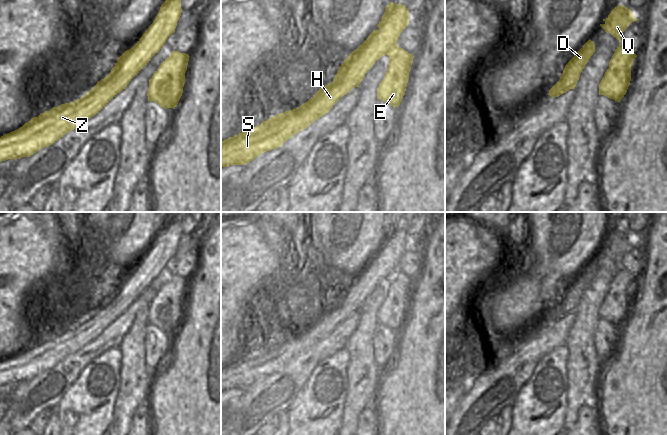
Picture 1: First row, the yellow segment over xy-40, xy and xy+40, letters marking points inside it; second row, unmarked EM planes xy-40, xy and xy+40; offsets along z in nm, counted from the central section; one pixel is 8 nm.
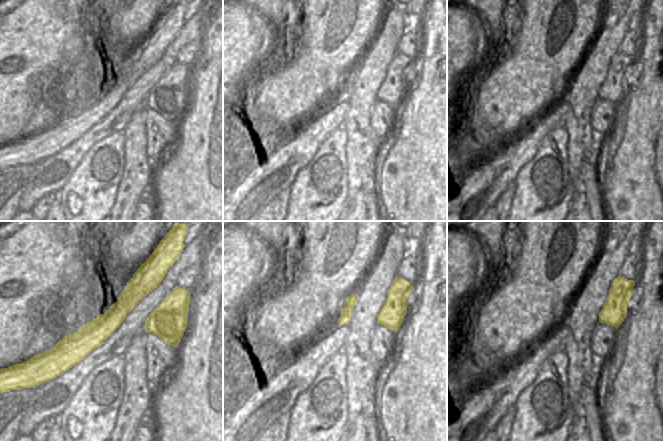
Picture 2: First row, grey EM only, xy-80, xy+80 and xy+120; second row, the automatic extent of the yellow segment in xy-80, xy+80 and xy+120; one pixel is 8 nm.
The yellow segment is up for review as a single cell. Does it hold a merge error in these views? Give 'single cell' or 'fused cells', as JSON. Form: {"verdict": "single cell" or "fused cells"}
{"verdict": "fused cells"}

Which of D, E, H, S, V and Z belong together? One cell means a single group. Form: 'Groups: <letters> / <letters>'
Groups: D H S V Z / E

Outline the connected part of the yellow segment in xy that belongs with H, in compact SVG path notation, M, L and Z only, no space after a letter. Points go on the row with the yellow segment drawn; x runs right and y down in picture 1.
M390 2L377 25L379 29L374 29L343 61L332 83L321 87L300 107L279 113L248 131L221 141L221 168L246 165L262 153L278 149L296 133L328 113L344 95L359 87L365 74L380 57L395 49L401 32L408 24L406 6Z

